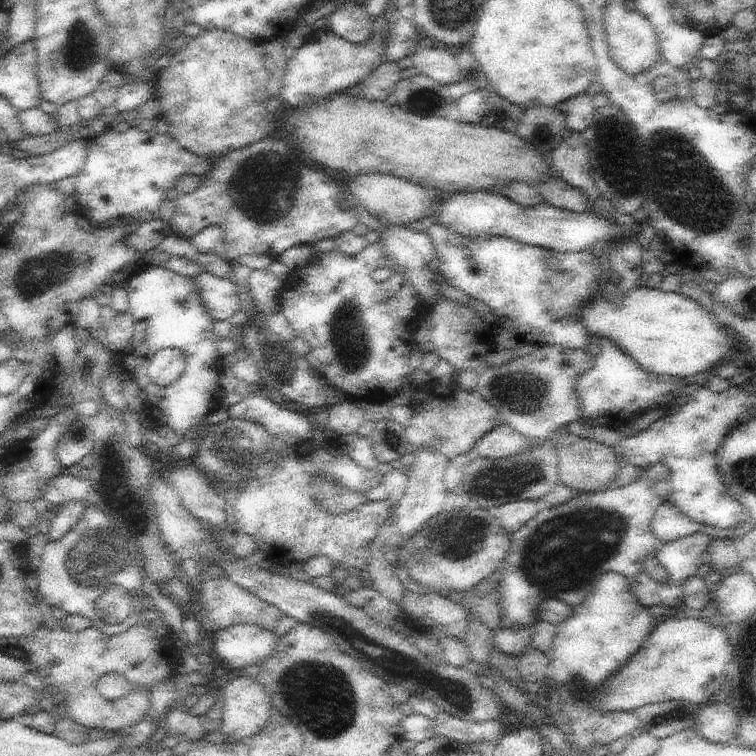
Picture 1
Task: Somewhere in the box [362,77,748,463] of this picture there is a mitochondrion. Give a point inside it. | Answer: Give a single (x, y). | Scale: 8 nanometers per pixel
(703, 203)

